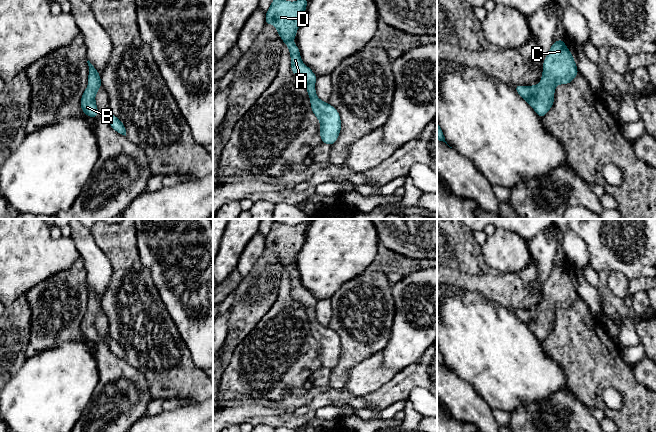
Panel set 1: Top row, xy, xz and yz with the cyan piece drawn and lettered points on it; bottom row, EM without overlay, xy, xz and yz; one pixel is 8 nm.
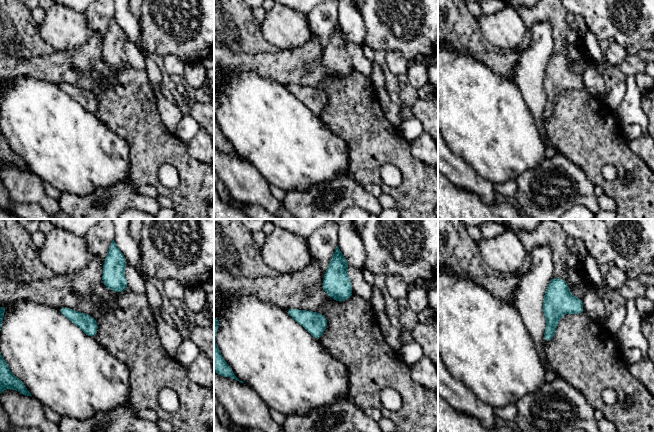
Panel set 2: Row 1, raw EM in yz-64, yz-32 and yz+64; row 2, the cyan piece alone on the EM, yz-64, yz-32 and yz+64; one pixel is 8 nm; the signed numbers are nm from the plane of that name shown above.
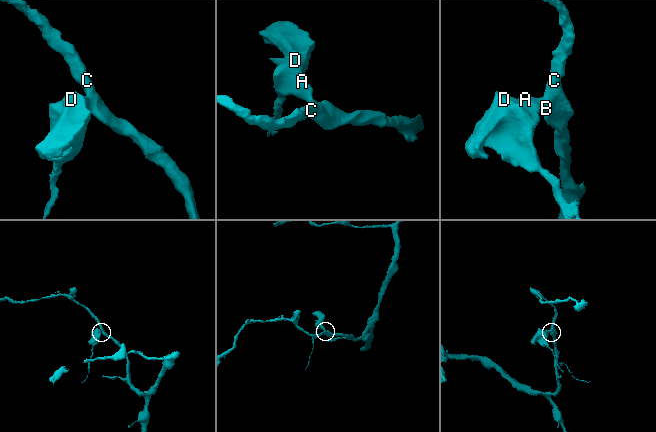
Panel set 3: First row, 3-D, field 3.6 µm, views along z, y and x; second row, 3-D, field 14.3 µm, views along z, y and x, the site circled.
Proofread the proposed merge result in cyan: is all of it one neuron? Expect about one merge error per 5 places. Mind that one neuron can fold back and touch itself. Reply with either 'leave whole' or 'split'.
leave whole

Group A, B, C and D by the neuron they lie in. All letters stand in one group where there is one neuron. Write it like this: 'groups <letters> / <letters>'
groups A B C D

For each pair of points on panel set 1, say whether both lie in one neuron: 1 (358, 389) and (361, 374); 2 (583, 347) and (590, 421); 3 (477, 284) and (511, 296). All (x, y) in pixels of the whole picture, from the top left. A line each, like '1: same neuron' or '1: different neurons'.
1: same neuron
2: different neurons
3: same neuron

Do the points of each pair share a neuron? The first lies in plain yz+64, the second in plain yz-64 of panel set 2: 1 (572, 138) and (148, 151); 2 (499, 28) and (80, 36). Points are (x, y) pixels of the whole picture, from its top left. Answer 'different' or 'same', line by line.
1: same
2: same

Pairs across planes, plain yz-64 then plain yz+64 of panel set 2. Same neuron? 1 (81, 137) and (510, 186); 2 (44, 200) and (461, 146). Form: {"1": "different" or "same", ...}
{"1": "different", "2": "different"}

